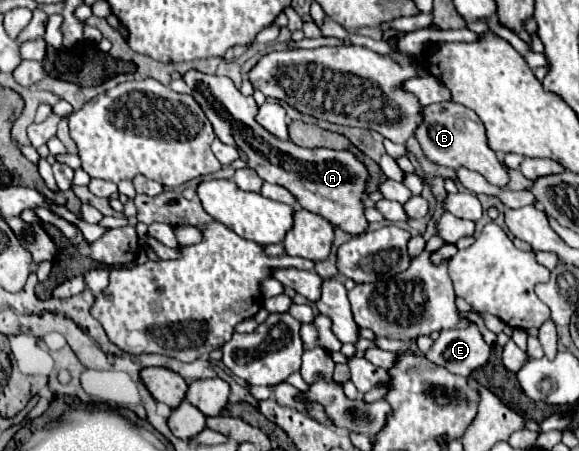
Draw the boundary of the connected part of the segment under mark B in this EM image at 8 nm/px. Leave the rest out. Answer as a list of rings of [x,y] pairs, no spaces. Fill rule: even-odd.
[[[436,102],[436,104],[424,106],[422,122],[416,128],[414,136],[420,142],[424,154],[436,164],[450,166],[450,168],[464,166],[468,170],[480,172],[494,186],[504,186],[508,182],[504,164],[486,144],[486,134],[484,134],[484,126],[480,118],[466,106],[460,106],[456,102]]]

